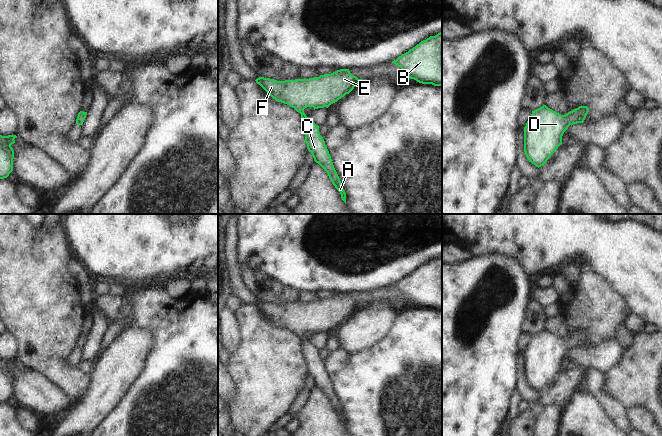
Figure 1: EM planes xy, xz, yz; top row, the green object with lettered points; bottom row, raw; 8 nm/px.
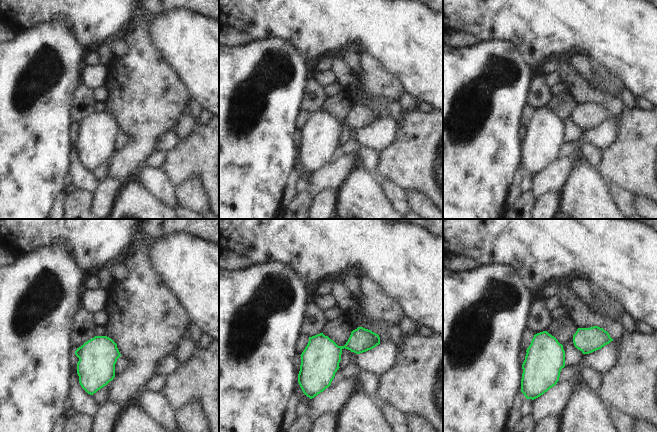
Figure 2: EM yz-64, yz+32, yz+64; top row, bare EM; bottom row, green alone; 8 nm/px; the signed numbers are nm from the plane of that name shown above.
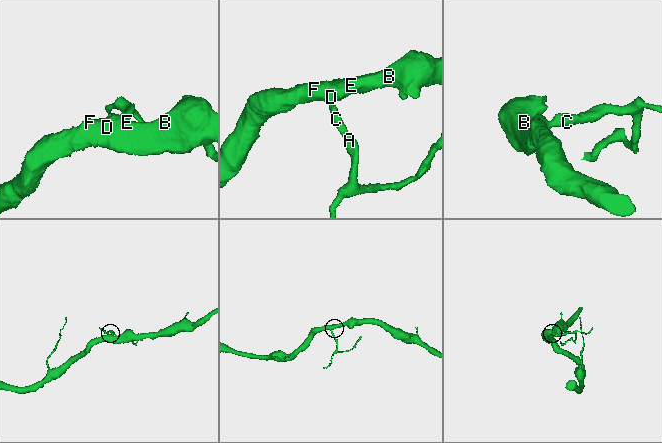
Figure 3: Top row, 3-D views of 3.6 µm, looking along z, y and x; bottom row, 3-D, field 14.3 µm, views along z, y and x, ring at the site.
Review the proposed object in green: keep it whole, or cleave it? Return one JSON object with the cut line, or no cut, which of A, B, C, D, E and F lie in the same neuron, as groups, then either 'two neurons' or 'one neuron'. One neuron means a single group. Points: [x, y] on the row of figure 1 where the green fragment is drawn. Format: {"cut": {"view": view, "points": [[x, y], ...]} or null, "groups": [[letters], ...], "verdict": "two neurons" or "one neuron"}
{"cut": null, "groups": [["A", "B", "C", "D", "E", "F"]], "verdict": "one neuron"}

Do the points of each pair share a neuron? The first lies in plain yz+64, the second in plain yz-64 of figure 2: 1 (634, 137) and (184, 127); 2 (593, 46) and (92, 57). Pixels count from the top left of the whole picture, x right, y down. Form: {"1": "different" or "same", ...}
{"1": "different", "2": "different"}

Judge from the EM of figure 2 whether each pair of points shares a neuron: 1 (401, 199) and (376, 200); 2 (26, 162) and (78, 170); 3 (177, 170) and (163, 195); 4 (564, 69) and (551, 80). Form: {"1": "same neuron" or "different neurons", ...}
{"1": "different neurons", "2": "different neurons", "3": "different neurons", "4": "different neurons"}

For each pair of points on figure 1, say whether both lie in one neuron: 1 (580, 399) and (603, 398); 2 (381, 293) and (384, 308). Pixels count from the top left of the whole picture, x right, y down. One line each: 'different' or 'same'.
1: different
2: different

